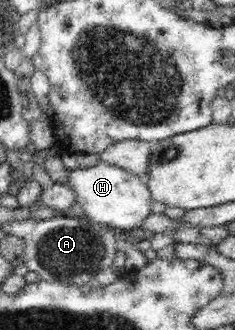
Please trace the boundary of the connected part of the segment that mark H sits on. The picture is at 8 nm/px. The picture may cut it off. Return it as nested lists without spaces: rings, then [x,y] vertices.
[[[99,161],[92,168],[72,170],[67,185],[75,192],[77,202],[89,219],[113,231],[141,228],[142,221],[151,213],[151,194],[145,176],[135,176],[128,170]]]

